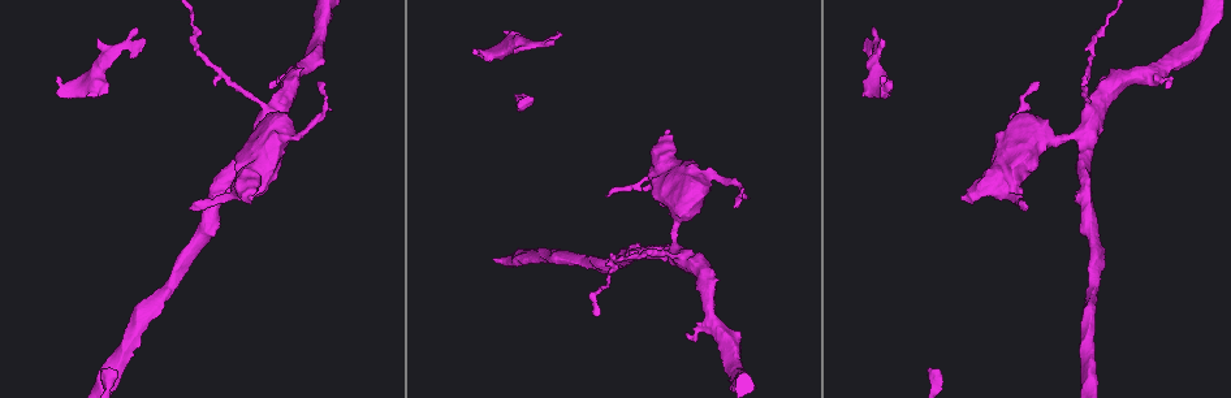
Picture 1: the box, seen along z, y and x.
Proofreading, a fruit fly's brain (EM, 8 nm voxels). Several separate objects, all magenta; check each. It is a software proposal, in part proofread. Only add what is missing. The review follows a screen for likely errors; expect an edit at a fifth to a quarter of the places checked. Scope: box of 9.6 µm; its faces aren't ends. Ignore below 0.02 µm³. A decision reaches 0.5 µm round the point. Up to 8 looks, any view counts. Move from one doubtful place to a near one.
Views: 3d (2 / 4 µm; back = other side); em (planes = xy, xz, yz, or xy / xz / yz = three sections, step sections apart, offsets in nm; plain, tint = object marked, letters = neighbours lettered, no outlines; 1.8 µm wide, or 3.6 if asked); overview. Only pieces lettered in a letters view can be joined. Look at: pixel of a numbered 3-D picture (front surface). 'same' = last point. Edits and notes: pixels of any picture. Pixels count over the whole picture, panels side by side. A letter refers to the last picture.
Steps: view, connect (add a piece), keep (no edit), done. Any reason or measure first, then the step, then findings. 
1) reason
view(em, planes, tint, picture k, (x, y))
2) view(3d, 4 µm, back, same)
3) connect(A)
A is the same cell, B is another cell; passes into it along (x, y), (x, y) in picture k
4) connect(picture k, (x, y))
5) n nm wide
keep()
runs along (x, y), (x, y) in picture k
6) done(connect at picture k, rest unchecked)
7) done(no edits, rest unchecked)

free end
view(em, 3.6 µm, yz, step 8, tint, picture 1, (608, 193))

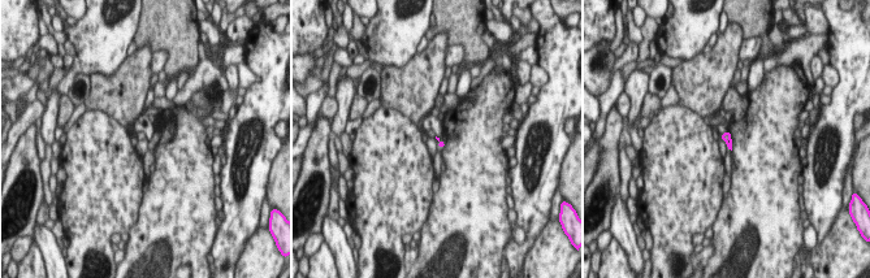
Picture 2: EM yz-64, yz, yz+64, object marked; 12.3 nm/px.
cut it another way
view(em, 3.6 µm, planes, letters, same)

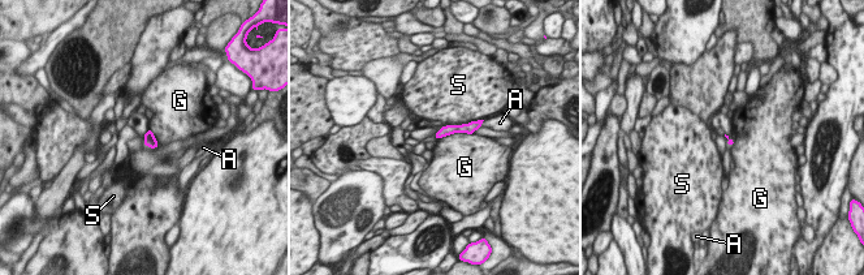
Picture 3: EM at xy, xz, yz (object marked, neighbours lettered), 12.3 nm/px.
90 nm wide
keep()
A, G and S are other cells; border along (474, 132), (450, 133), (439, 140) in picture 3; none of them fits

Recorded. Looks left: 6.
branch stops here
view(em, planes, letters, picture 1, (962, 198))

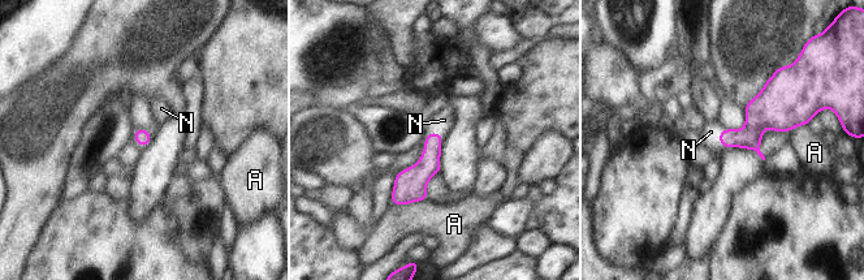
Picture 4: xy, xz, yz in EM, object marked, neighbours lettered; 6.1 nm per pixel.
connect(N)
N is the same cell, A is another cell; it goes on there

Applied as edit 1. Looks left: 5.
view(overview)

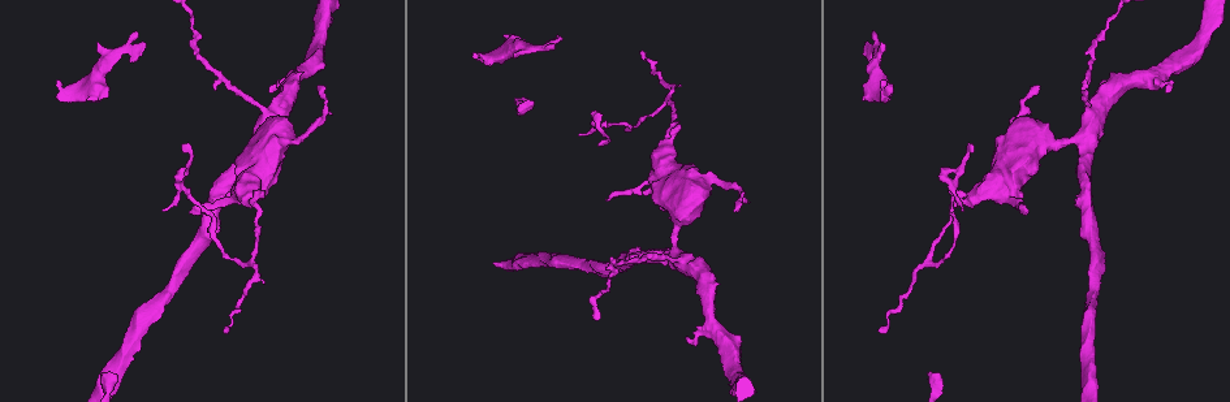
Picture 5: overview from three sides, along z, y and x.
branch stops here
view(3d, 4 µm, picture 5, (60, 84))

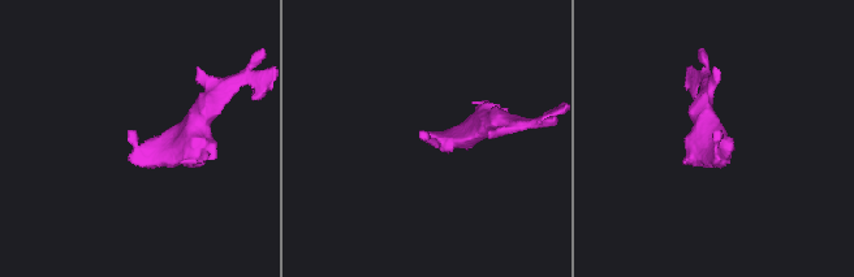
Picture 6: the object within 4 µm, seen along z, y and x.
view(em, planes, letters, picture 6, (714, 140))

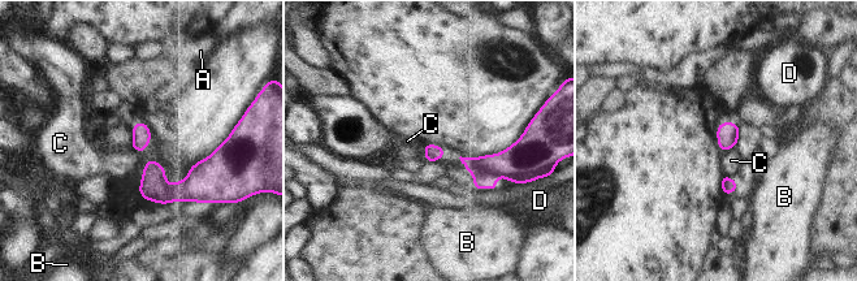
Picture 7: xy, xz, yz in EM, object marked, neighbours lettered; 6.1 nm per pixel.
connect(C)
C is the same cell, A, B and D are other cells; it goes on there

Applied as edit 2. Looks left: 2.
done(connect at picture 4, connect at picture 7, rest unchecked)

